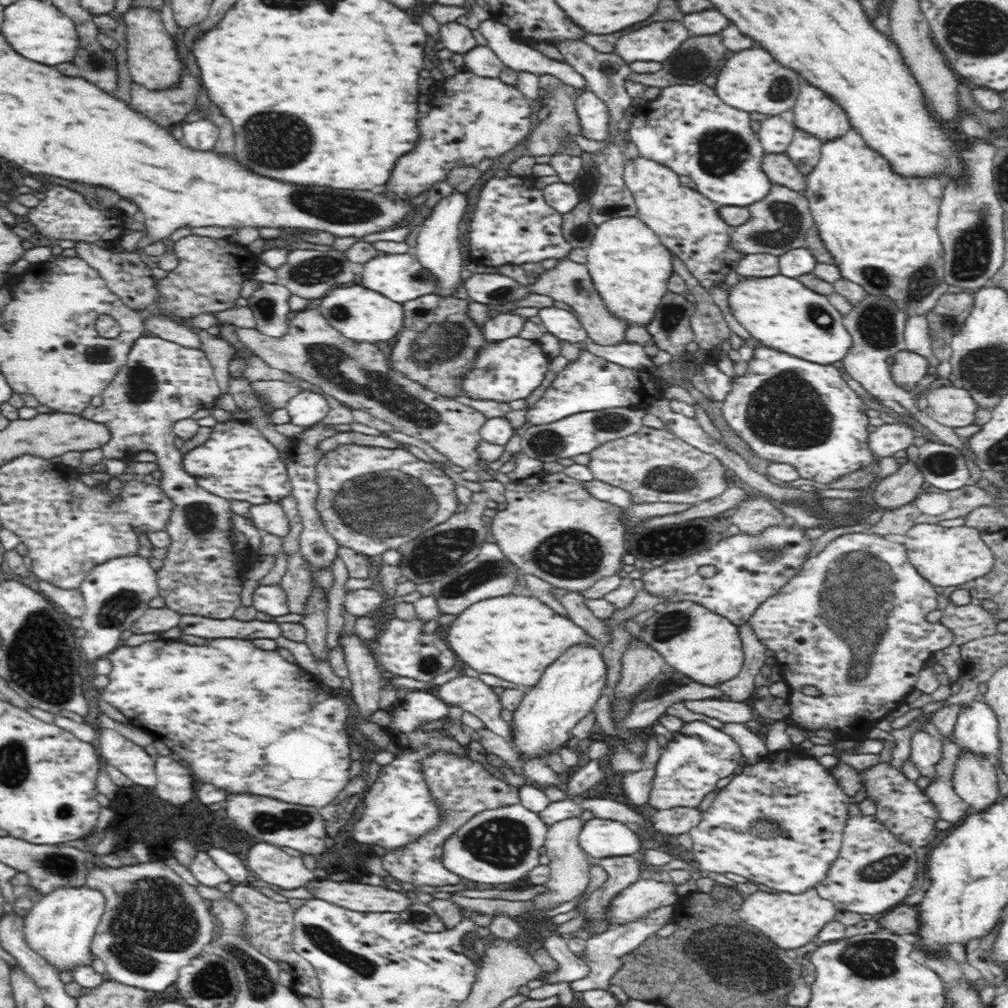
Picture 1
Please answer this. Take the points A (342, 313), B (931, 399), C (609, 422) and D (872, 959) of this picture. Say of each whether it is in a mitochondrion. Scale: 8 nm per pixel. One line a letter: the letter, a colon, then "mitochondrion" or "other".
A: mitochondrion
B: other
C: mitochondrion
D: mitochondrion

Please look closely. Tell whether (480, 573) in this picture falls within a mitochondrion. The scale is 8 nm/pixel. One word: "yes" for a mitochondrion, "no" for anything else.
yes

